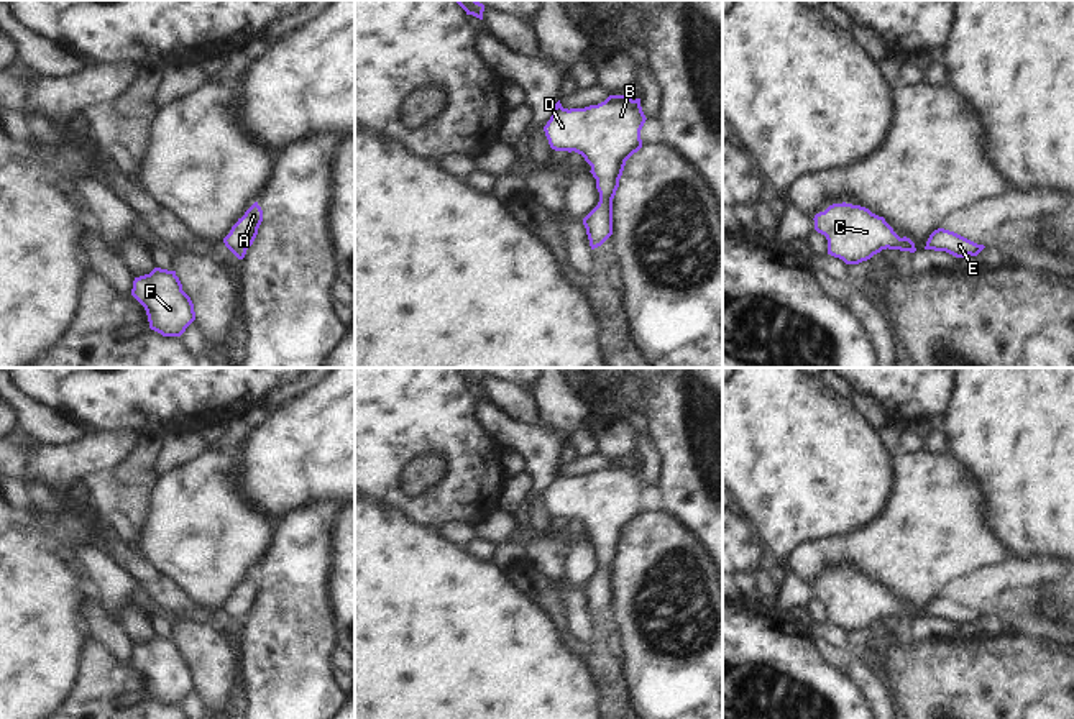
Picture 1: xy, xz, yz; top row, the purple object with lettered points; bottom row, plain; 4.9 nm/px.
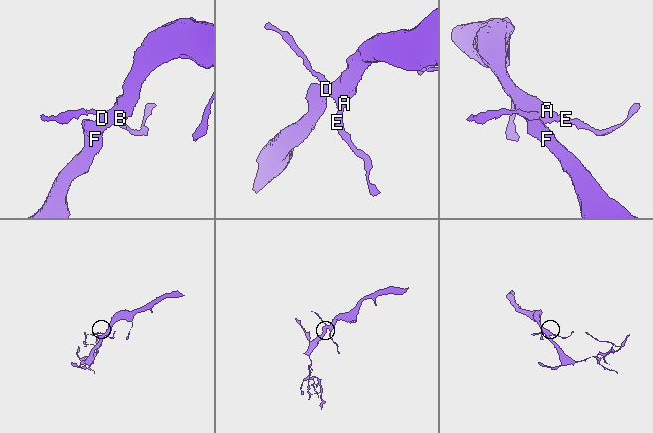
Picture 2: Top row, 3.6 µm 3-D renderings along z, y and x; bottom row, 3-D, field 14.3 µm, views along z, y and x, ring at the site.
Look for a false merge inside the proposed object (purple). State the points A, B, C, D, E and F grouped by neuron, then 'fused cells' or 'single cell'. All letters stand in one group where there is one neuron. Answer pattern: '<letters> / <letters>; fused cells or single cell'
A B C D E F; single cell

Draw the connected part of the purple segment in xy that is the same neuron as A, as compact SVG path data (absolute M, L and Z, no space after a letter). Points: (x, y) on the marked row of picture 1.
M255 202L241 218L232 227L230 233L223 238L225 246L238 258L243 259L246 250L253 245L258 228L263 222L263 210Z

